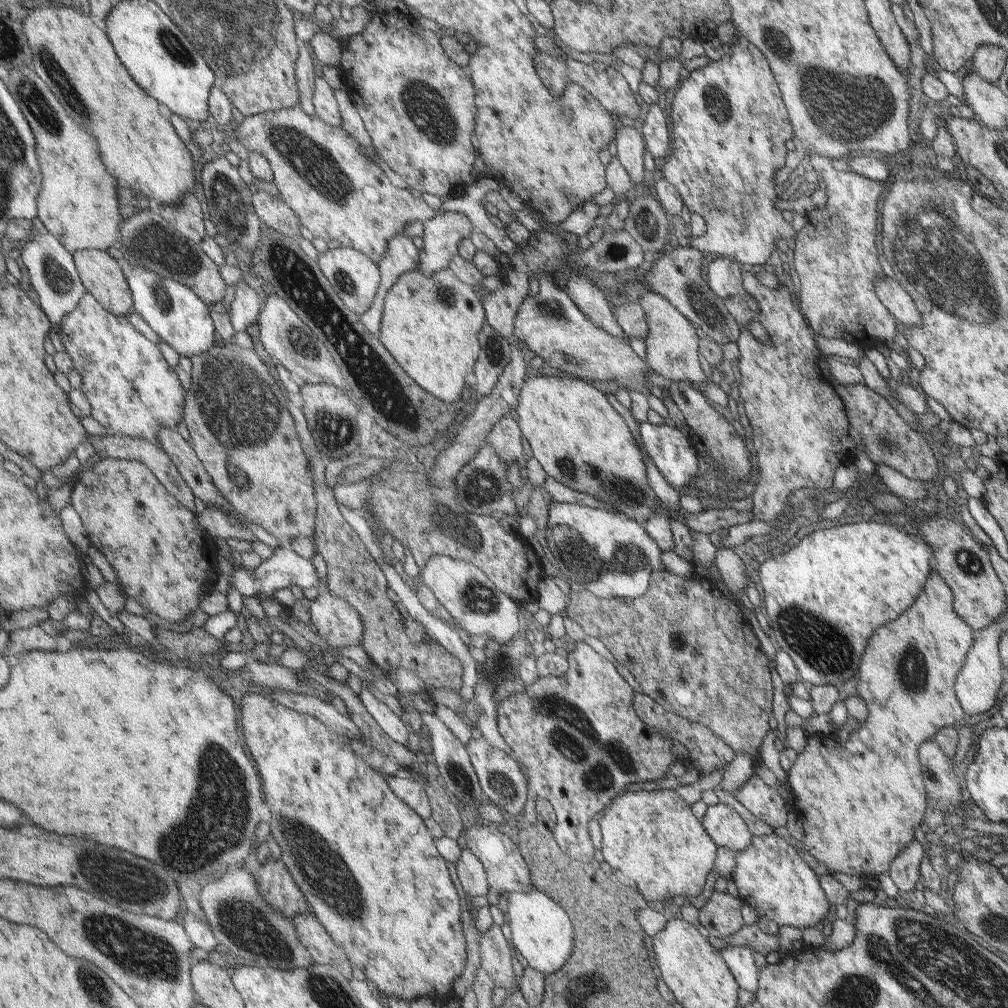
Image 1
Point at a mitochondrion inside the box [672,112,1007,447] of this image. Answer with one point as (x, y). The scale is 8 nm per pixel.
(949, 273)

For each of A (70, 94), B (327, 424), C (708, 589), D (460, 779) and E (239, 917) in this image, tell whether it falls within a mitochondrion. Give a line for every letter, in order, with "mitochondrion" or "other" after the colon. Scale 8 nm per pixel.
A: mitochondrion
B: mitochondrion
C: other
D: mitochondrion
E: mitochondrion

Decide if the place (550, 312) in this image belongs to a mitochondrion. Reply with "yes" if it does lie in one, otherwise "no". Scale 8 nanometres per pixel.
yes

